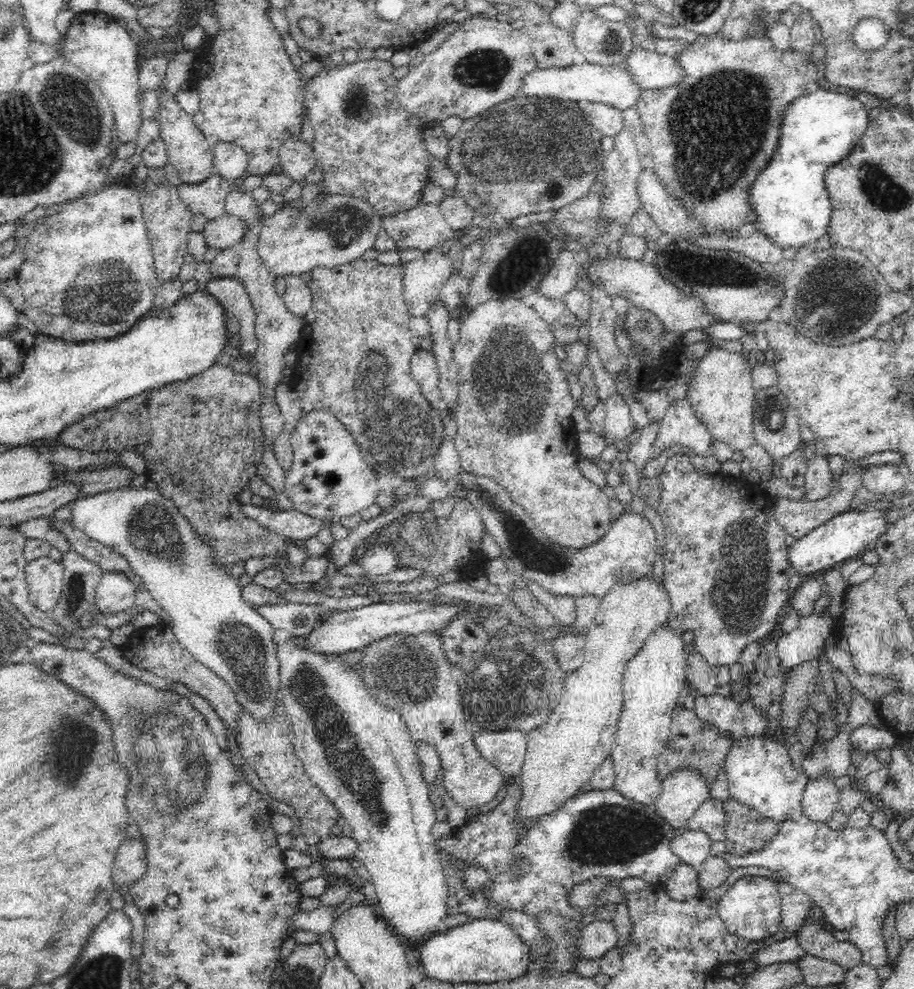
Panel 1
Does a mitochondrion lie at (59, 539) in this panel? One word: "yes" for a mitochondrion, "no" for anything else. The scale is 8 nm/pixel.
no

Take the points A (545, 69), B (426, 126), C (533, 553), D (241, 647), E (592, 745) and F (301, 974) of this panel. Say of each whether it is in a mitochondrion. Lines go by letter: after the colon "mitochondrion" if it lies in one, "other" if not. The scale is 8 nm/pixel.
A: other
B: other
C: mitochondrion
D: mitochondrion
E: other
F: mitochondrion

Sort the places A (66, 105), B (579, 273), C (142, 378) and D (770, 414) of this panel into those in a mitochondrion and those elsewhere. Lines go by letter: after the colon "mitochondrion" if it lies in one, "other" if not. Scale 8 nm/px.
A: mitochondrion
B: other
C: other
D: mitochondrion

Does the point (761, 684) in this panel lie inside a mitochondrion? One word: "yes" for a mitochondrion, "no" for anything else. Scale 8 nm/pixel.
no

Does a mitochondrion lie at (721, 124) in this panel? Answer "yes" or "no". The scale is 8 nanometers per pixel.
yes

